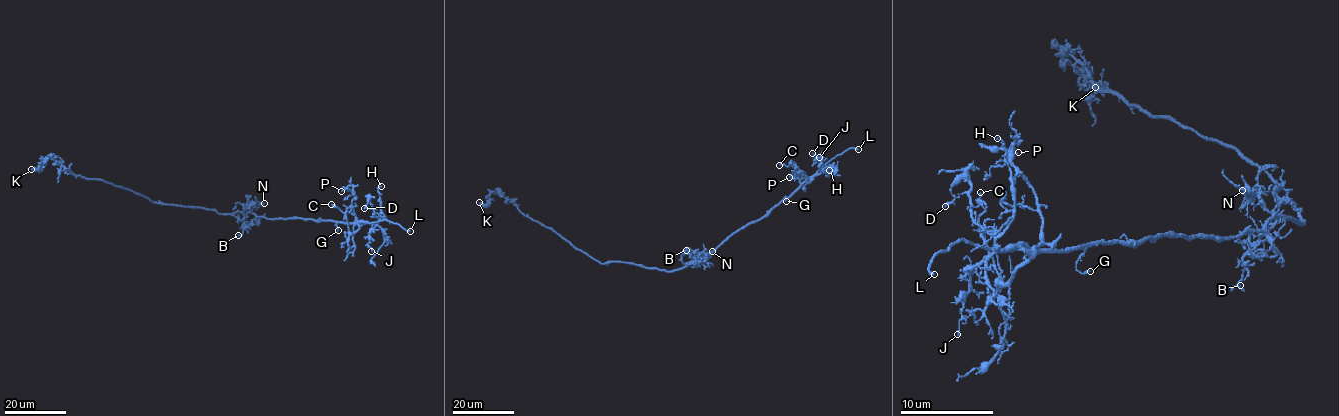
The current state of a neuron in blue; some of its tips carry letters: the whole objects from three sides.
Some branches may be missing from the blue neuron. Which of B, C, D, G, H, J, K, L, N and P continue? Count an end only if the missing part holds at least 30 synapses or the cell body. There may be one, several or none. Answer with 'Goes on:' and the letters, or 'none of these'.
Goes on: L

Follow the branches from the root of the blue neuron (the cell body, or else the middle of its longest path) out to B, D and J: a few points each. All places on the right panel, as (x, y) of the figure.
B: (1303, 222), (1282, 218), (1258, 239), (1242, 260), (1242, 278), (1230, 288), (1240, 285)
D: (1303, 222), (1272, 218), (1237, 236), (1032, 250), (999, 248), (971, 215), (966, 180), (945, 206)
J: (1303, 222), (1272, 218), (1261, 229), (1237, 236), (1146, 236), (1065, 250), (997, 248), (971, 271), (957, 334)

